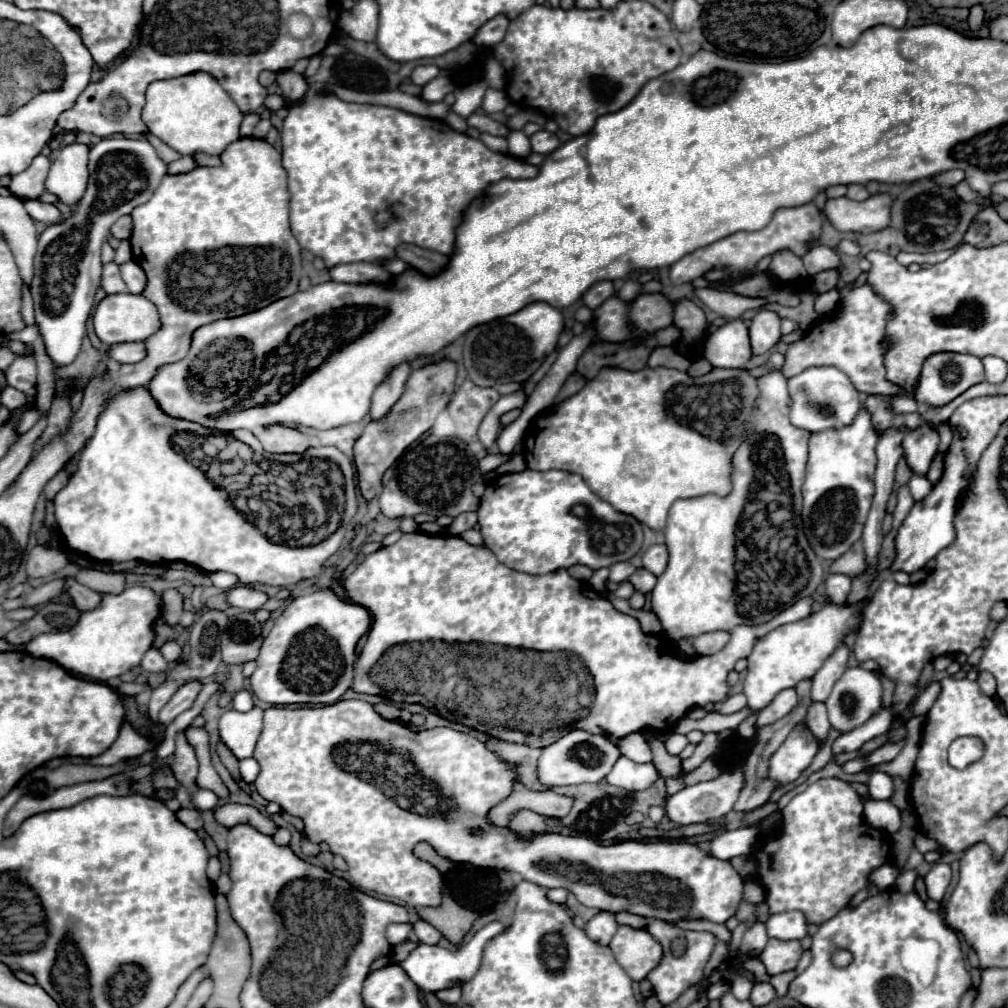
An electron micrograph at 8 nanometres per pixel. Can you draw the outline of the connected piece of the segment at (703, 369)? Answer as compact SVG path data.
M699 357L691 363L687 372L690 376L693 376L693 378L697 378L703 374L707 374L707 372L710 372L712 369L713 367L707 360Z

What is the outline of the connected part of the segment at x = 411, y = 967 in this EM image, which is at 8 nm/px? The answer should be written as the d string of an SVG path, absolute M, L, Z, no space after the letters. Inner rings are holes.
M491 922L491 924L487 924L485 928L481 928L479 932L475 932L475 936L473 936L467 944L463 944L463 946L455 948L455 950L447 950L447 948L441 948L441 946L419 944L415 950L411 950L411 954L407 956L407 960L399 962L399 966L405 970L405 974L407 974L423 992L437 992L437 990L441 990L441 988L449 988L449 986L455 984L457 980L467 982L467 980L471 980L471 978L477 974L477 970L479 970L485 944L487 944L491 938L503 934L505 930L507 930L505 924L501 924L501 922Z

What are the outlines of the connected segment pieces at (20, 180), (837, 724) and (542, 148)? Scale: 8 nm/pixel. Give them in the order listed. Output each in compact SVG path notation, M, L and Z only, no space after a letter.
M39 154L25 172L11 178L9 190L21 200L39 200L45 192L45 178L47 178L49 166L51 166L51 160Z
M861 666L857 668L847 668L843 672L843 676L835 682L825 706L827 706L827 714L829 714L829 724L831 728L839 730L841 734L847 734L855 728L861 728L871 716L875 716L881 710L881 702L883 702L883 686L881 680L875 672L863 670Z
M545 130L533 134L529 140L531 140L533 152L537 152L537 154L551 154L551 150L555 150L559 146L559 138L551 132L545 132Z

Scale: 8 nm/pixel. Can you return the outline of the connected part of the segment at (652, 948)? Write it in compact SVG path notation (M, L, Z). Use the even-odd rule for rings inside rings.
M619 926L609 948L631 980L637 982L641 982L661 960L659 942L655 942L647 930L635 930L631 926Z

